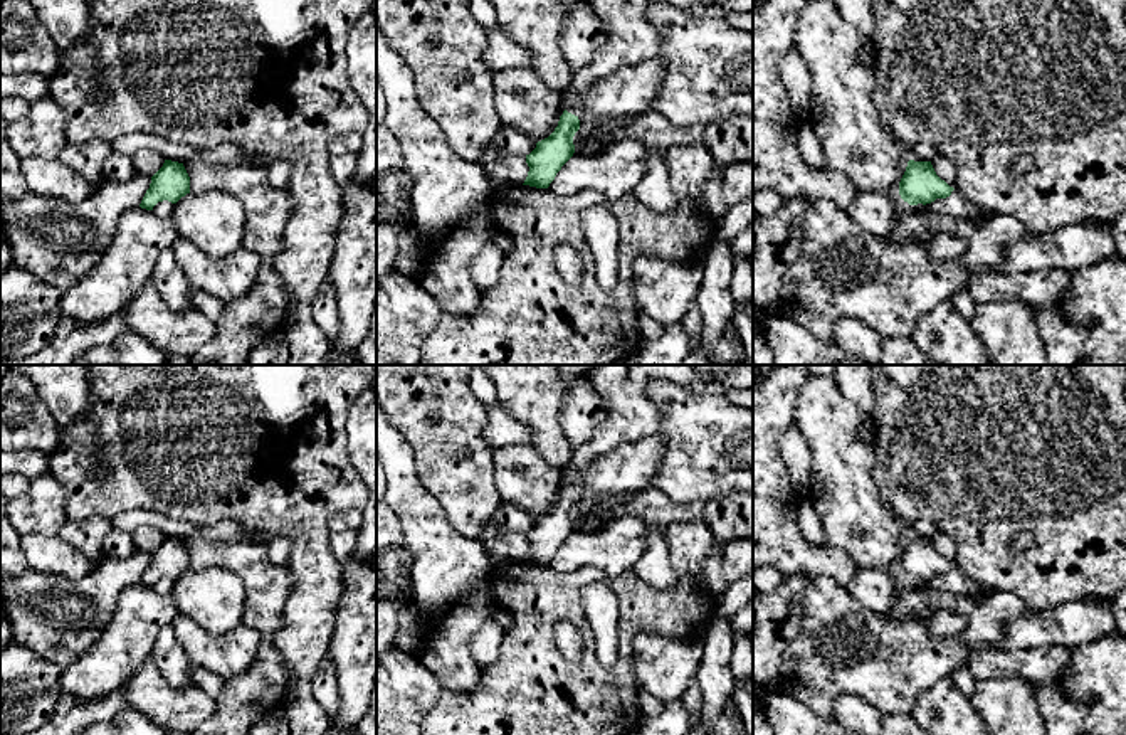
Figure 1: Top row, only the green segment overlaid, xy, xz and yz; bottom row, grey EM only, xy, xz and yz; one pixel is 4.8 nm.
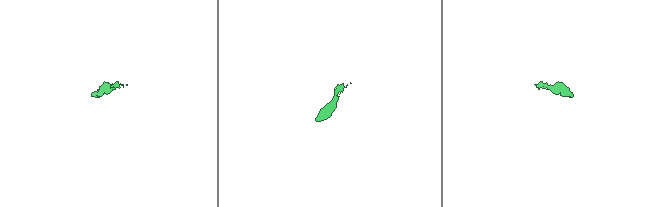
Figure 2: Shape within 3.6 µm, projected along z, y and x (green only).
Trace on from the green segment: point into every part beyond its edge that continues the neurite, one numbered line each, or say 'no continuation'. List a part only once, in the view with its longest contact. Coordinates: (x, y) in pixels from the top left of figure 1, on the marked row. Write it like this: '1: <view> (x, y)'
1: xz (631, 37)

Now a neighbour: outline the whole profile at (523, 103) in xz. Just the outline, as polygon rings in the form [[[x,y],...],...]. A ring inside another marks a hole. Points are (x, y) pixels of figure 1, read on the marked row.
[[[508,67],[494,74],[494,108],[501,124],[536,143],[558,126],[560,101],[561,93],[546,86],[529,67]]]

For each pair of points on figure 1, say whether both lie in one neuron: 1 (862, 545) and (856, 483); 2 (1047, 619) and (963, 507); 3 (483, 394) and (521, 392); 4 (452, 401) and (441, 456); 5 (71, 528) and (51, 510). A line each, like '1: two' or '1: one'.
1: one
2: two
3: two
4: one
5: two

